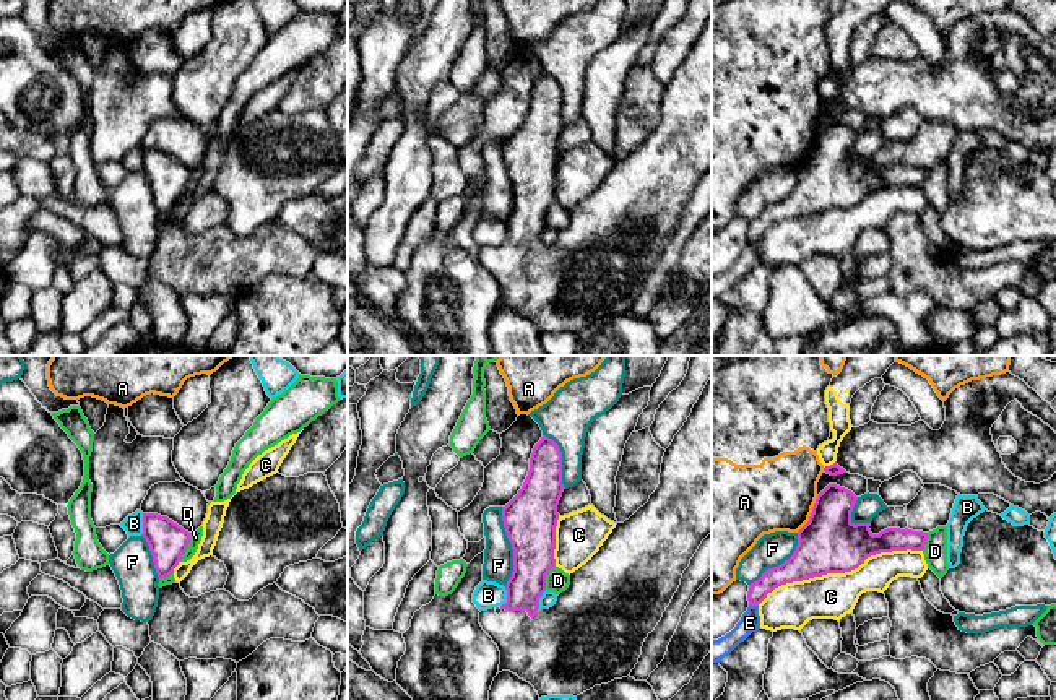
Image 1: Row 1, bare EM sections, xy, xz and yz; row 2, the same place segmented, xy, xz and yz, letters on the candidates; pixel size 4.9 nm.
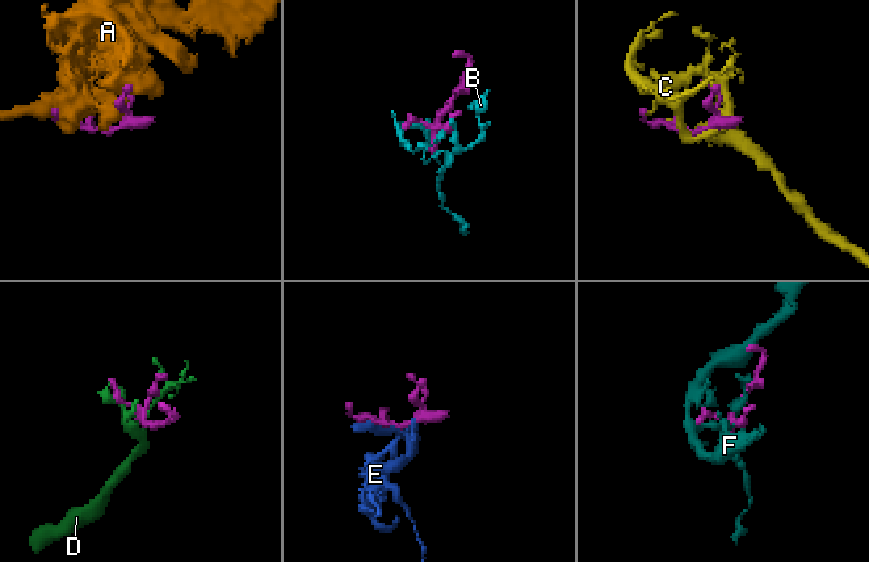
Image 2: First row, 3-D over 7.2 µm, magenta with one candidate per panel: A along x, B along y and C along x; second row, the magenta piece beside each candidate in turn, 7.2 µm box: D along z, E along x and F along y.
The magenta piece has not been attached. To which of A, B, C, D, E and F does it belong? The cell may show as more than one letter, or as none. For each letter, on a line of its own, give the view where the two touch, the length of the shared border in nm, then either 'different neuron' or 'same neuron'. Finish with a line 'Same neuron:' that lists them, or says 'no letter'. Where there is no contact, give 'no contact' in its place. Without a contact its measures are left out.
A: contact in yz; length 220 nm; different neuron
B: contact in xz; length 110 nm; different neuron
C: contact in yz; length 850 nm; different neuron
D: contact in xy; length 160 nm; different neuron
E: contact in yz; length 50 nm; different neuron
F: contact in xz; length 400 nm; different neuron
Same neuron: no letter

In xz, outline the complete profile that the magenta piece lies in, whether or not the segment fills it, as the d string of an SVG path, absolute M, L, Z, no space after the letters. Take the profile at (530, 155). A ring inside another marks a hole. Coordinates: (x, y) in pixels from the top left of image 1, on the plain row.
M712 13L692 44L690 52L666 84L660 120L648 138L629 156L617 159L599 187L578 206L570 210L570 221L557 232L549 245L539 244L546 227L546 211L556 203L557 141L564 128L562 88L559 81L543 71L530 94L528 112L518 130L502 143L502 158L513 185L513 208L509 214L507 239L479 248L483 266L500 287L499 309L510 307L530 318L539 335L547 331L580 331L595 322L630 312L638 299L645 274L655 266L681 221L684 206L702 177L712 169Z

